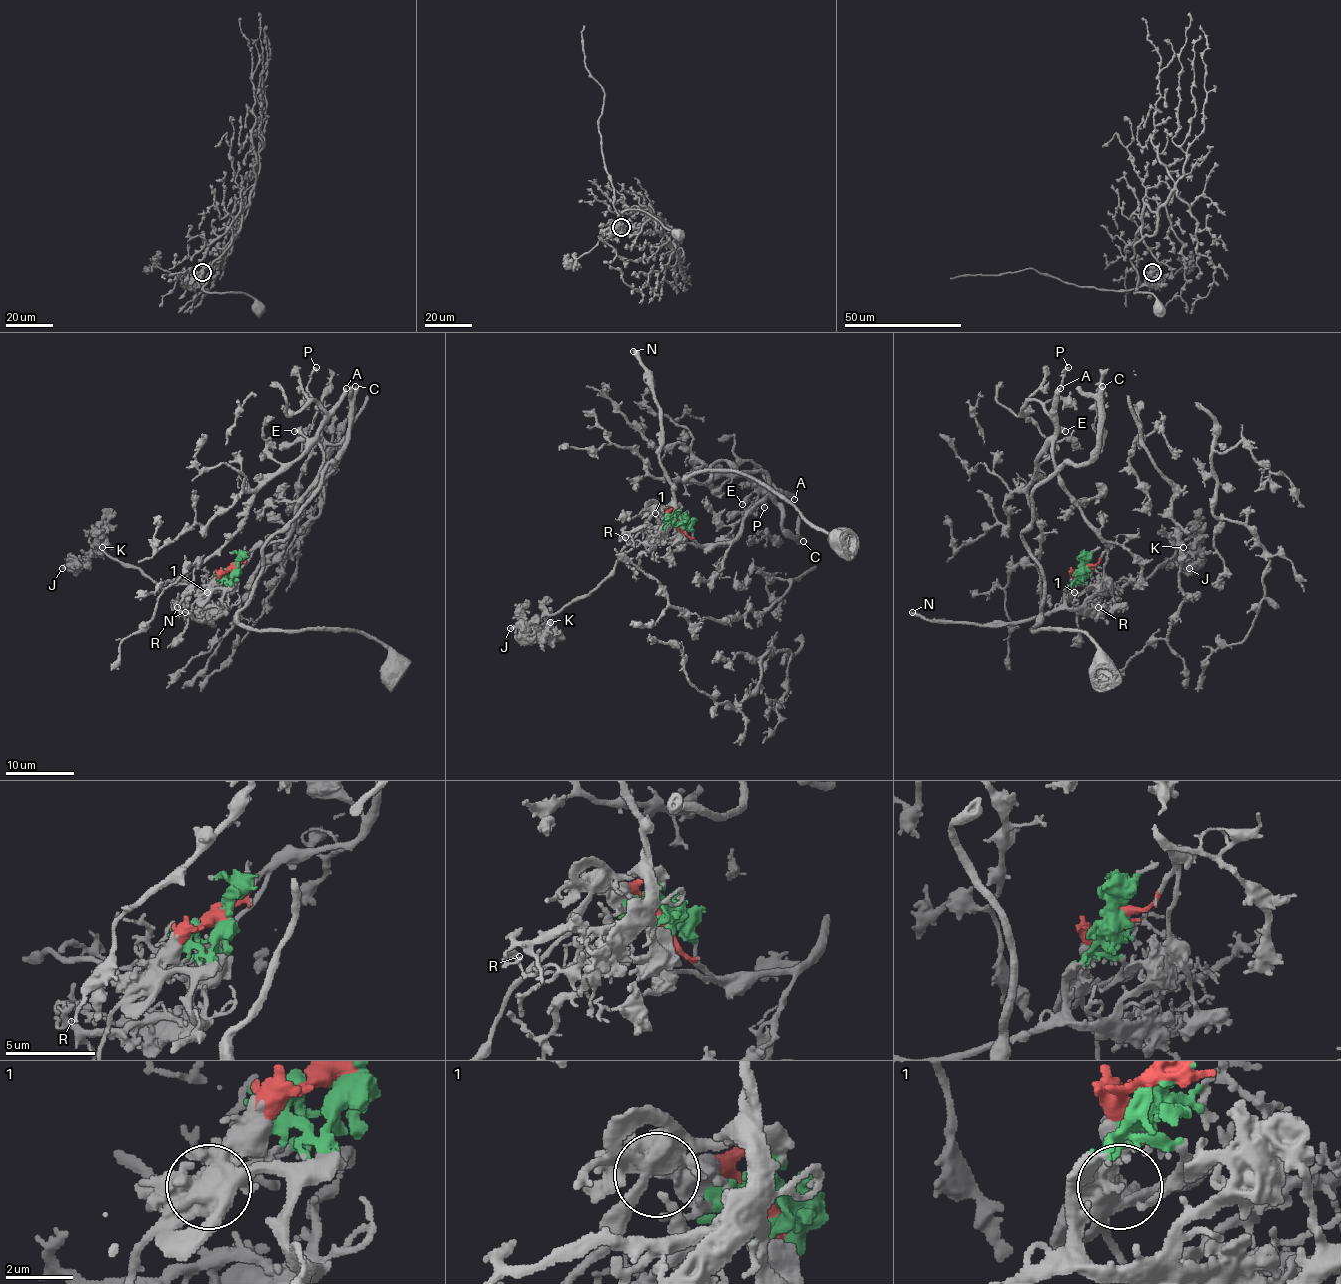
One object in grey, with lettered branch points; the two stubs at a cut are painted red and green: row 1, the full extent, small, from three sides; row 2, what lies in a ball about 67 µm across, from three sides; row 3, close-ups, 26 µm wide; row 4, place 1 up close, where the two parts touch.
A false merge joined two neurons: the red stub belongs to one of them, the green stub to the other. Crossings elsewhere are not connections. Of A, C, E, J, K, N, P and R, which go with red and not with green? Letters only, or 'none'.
A, C, E, P

